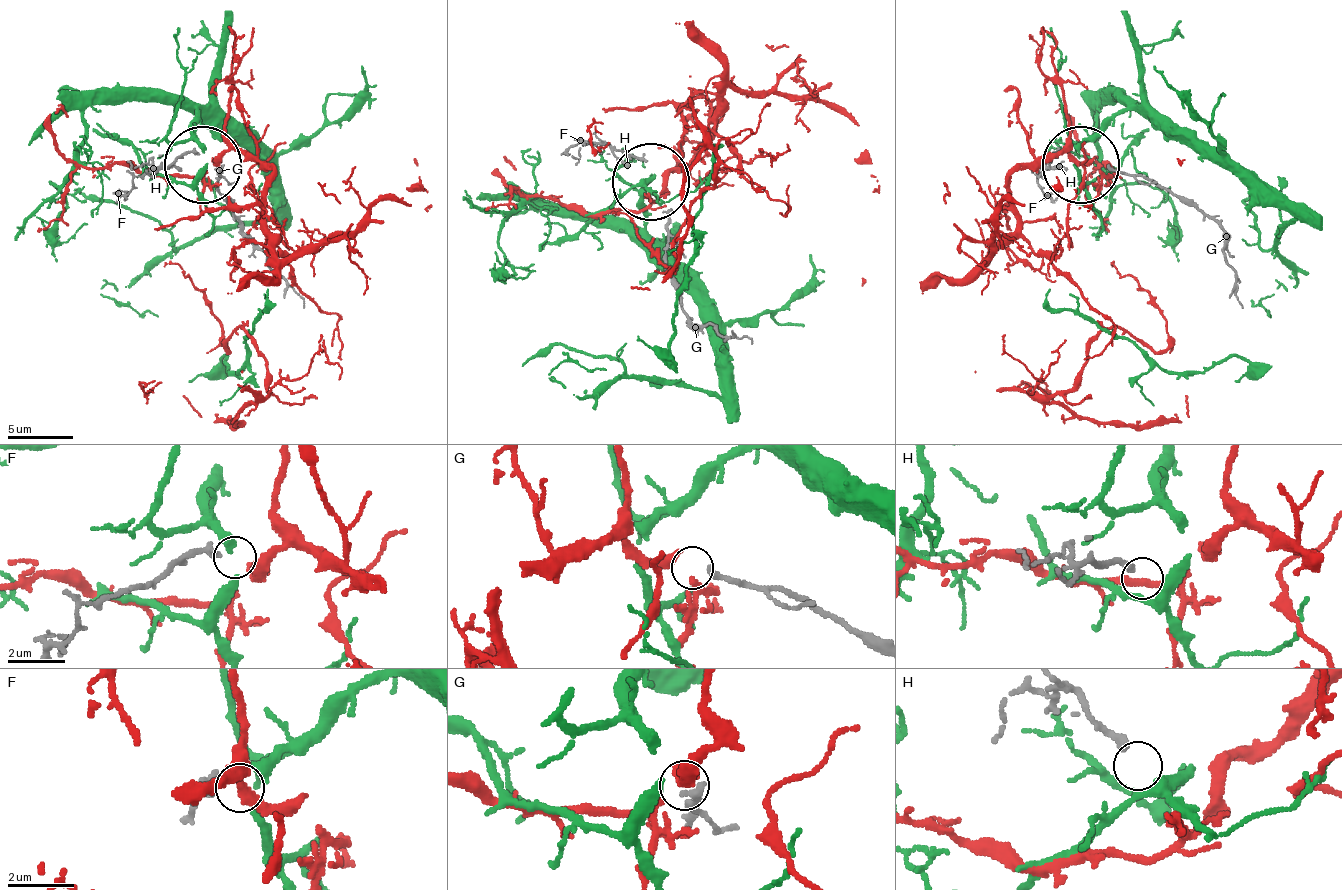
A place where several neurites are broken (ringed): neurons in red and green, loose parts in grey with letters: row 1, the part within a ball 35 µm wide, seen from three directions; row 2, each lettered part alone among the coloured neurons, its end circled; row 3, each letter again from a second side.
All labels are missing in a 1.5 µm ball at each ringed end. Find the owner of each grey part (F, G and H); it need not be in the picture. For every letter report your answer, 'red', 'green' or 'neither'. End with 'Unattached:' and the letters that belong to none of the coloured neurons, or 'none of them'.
F: green
G: red
H: neither
Unattached: H

